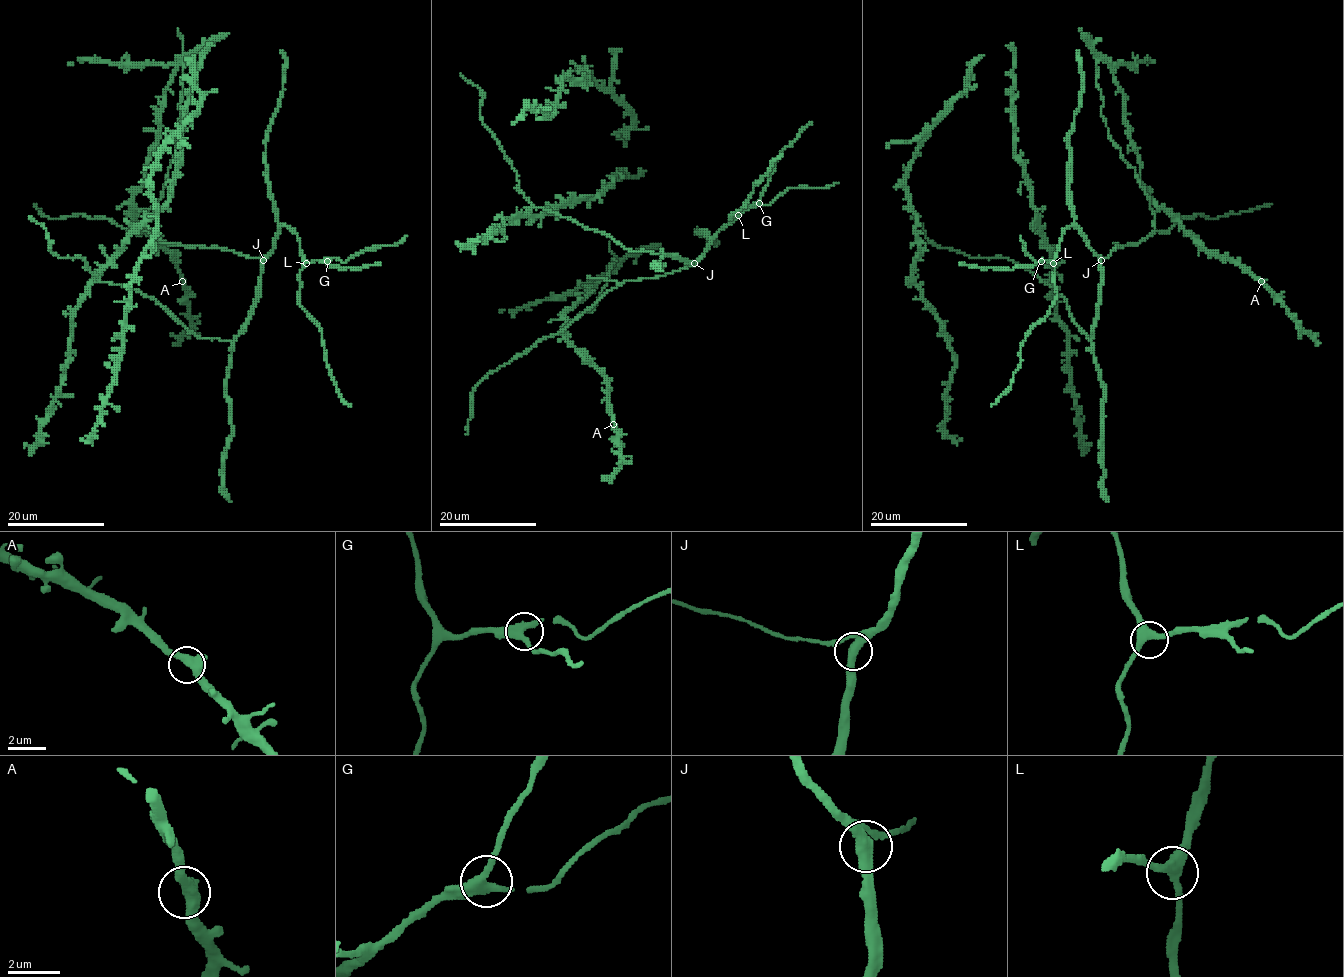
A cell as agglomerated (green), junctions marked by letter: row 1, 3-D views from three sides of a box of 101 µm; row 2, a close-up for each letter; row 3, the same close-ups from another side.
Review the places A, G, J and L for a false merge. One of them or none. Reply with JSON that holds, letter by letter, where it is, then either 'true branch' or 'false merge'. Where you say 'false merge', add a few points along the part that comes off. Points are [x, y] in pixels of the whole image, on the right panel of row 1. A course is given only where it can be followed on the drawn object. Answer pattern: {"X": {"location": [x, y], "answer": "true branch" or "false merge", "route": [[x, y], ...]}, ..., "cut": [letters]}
{"A": {"location": [1261, 281], "answer": "true branch"}, "G": {"location": [1041, 261], "answer": "true branch"}, "J": {"location": [1101, 260], "answer": "true branch"}, "L": {"location": [1053, 263], "answer": "true branch"}, "cut": []}

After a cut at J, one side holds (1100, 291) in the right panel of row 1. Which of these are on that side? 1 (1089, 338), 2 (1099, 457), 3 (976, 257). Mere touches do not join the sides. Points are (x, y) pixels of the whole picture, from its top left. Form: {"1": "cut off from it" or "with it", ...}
{"1": "with it", "2": "with it", "3": "with it"}

